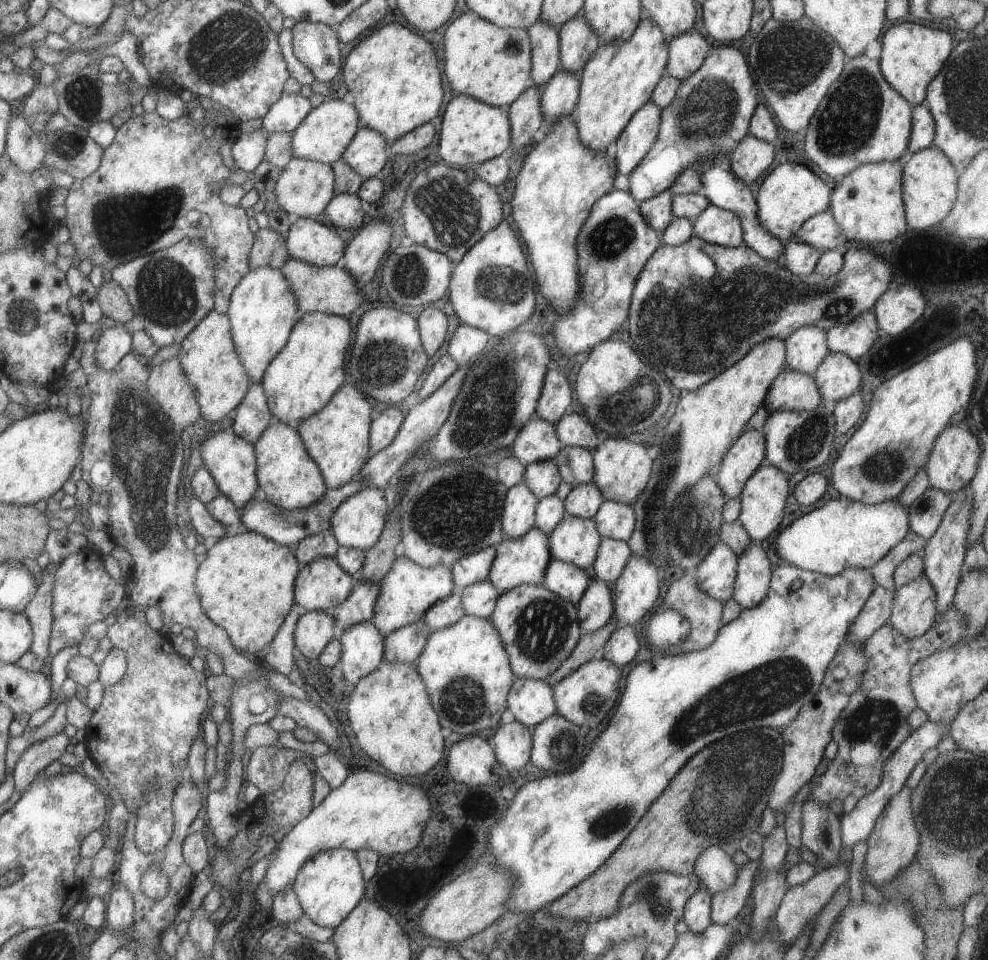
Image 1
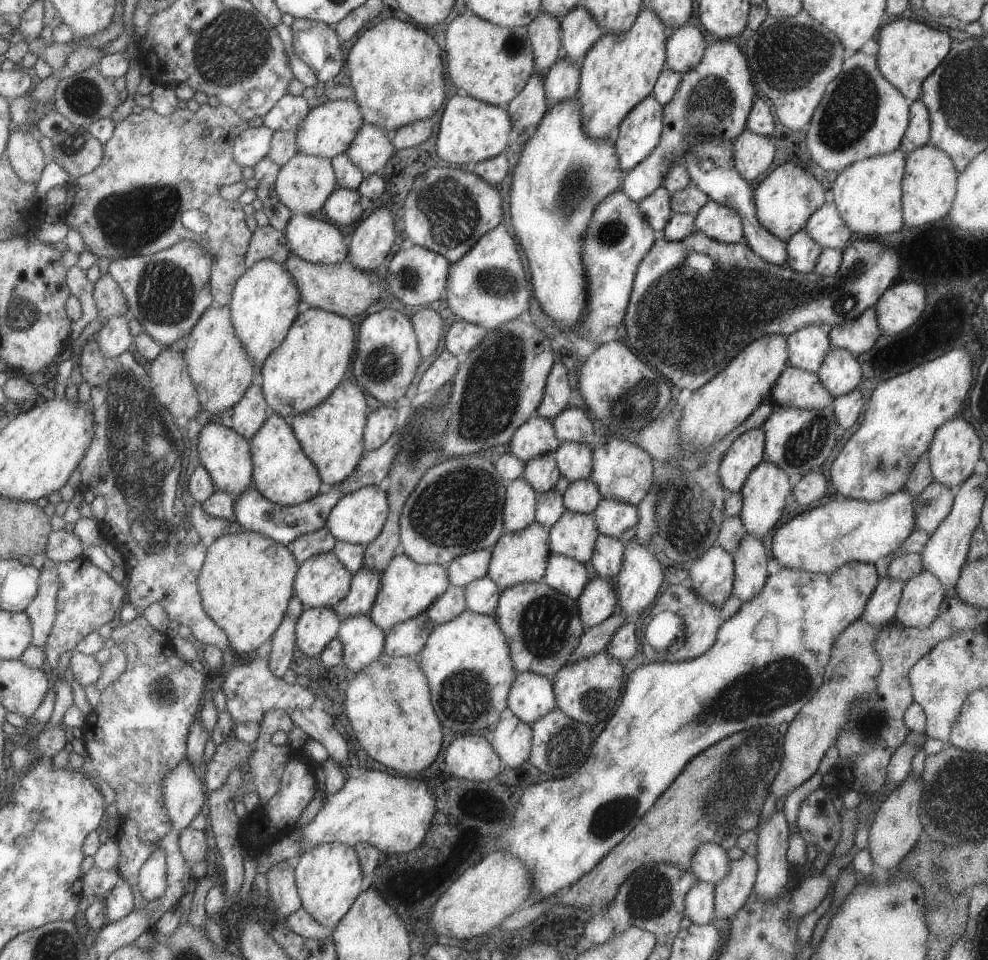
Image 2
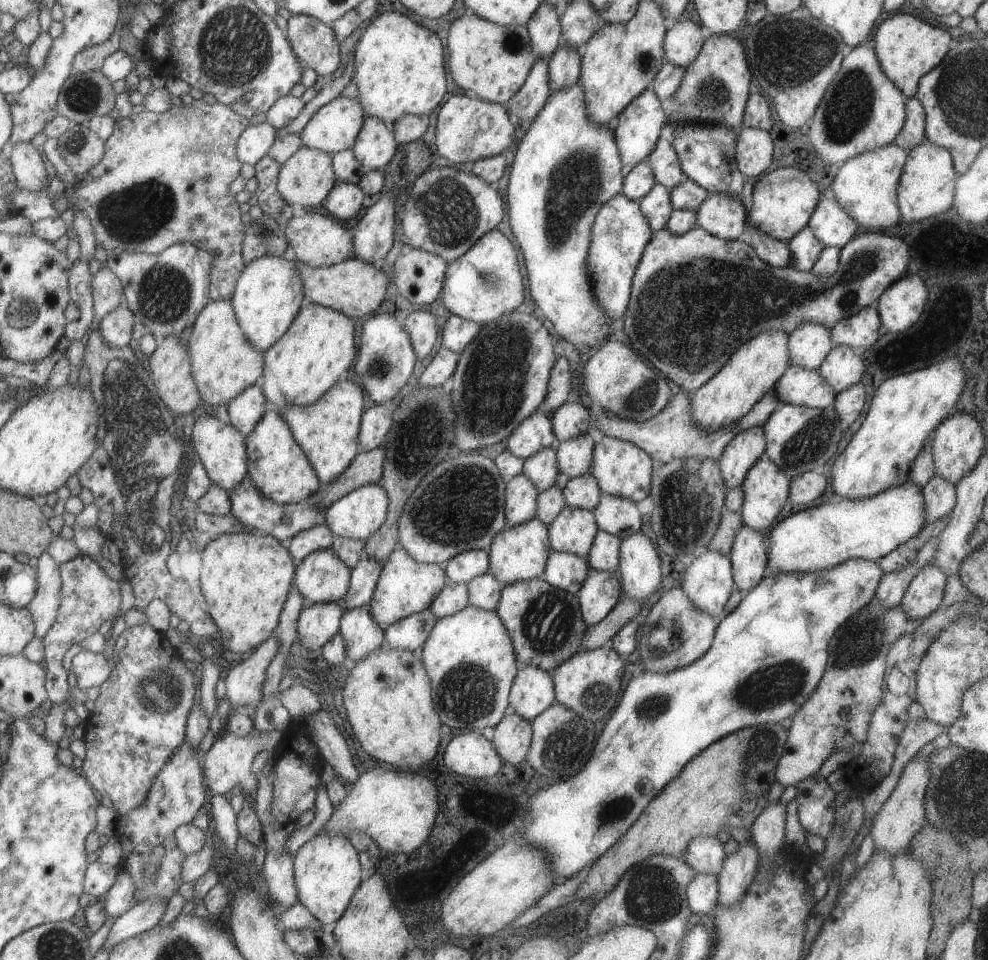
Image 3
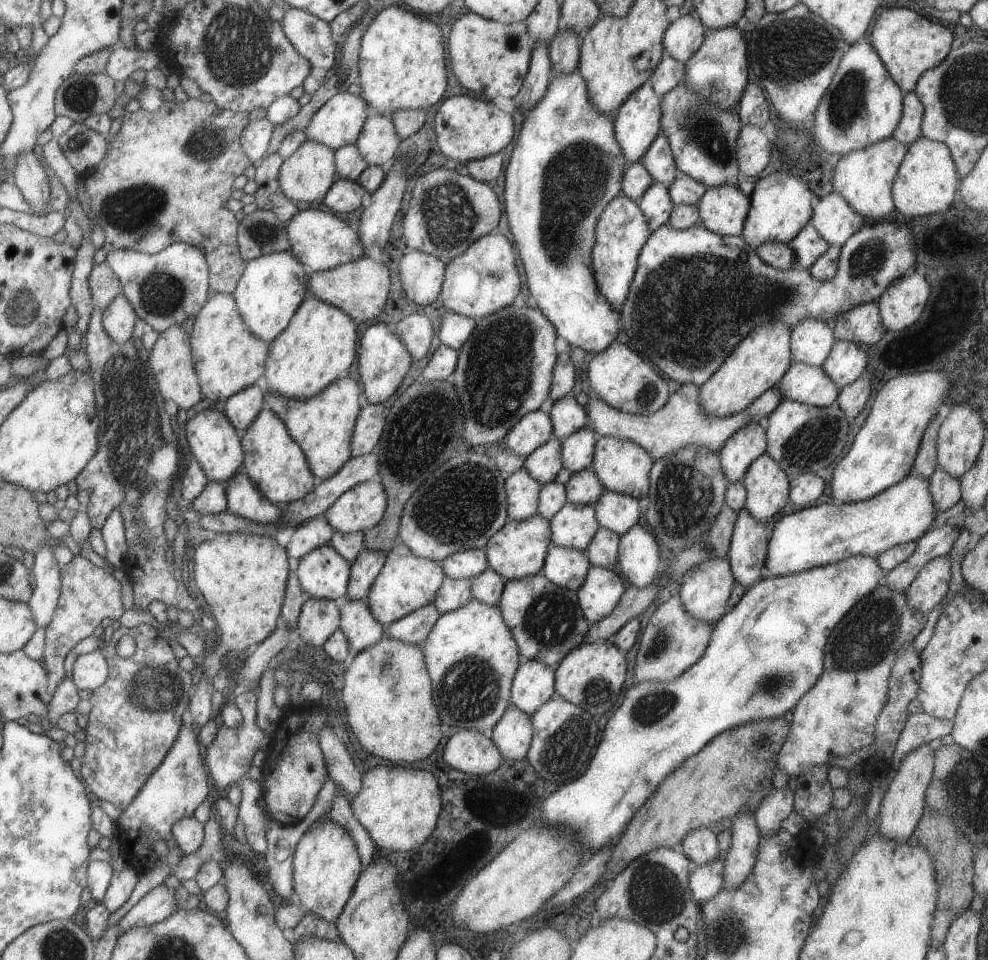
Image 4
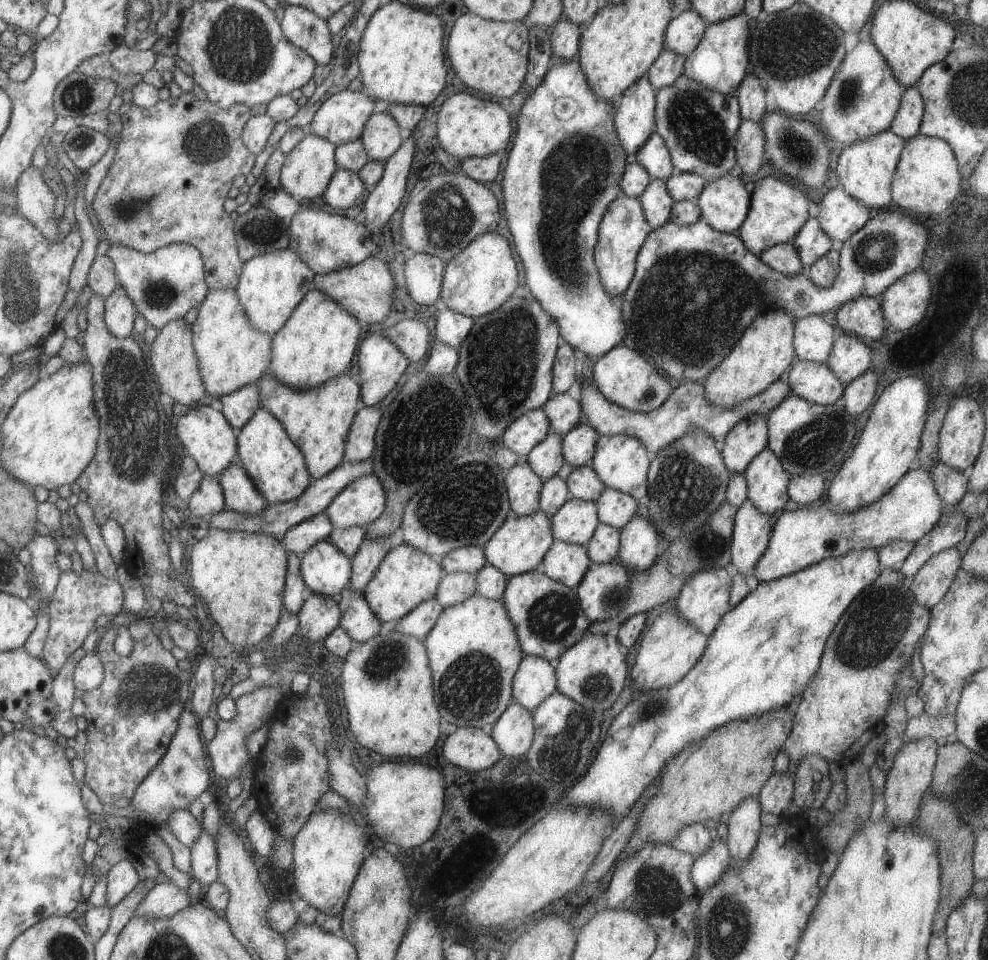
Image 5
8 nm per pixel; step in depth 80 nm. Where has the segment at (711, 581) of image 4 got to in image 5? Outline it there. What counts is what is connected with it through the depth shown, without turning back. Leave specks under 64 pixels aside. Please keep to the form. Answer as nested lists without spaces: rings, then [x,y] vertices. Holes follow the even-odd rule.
[[[724,568],[707,569],[687,577],[685,584],[676,596],[674,608],[678,614],[697,629],[702,635],[708,636],[715,630],[722,616],[729,611],[728,590],[731,582],[730,574]]]

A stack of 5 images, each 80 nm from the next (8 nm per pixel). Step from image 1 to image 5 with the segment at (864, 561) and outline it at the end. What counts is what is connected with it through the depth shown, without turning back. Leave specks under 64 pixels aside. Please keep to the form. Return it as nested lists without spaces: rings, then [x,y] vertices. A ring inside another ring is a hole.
[[[919,468],[907,471],[891,490],[888,490],[881,498],[866,507],[848,513],[837,514],[831,512],[830,504],[823,503],[818,508],[797,509],[794,511],[782,511],[773,518],[765,552],[756,560],[752,568],[752,575],[759,583],[781,578],[800,571],[802,568],[815,564],[826,558],[840,557],[851,549],[874,548],[877,550],[892,540],[916,543],[924,534],[927,534],[938,521],[943,509],[944,502],[935,492],[934,482],[930,471]]]

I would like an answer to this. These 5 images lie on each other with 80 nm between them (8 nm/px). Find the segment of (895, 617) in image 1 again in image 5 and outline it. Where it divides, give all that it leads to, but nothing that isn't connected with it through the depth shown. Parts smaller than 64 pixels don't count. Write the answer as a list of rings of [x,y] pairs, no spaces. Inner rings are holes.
[[[956,547],[946,548],[930,556],[917,569],[910,586],[917,604],[930,609],[941,600],[955,578],[961,559],[962,553]]]

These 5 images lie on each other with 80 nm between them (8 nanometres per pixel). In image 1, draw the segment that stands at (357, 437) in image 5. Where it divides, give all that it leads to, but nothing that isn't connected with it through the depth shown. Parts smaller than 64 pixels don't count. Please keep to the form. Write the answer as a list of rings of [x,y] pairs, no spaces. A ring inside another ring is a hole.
[[[389,406],[370,422],[368,447],[371,455],[390,443],[403,419],[404,416],[399,409]]]

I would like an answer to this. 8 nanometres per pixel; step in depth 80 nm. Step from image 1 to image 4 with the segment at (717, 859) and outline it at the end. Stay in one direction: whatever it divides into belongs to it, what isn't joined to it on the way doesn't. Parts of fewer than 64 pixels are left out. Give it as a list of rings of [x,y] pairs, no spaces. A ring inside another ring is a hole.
[[[707,827],[690,830],[681,839],[677,850],[696,865],[712,861],[720,852],[716,836]]]

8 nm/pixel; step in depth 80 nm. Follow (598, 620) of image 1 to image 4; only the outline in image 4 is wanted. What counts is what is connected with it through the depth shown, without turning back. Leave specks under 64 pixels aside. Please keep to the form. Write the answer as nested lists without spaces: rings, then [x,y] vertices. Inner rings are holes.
[[[590,565],[576,590],[579,608],[589,623],[605,618],[619,602],[627,585],[616,568]]]

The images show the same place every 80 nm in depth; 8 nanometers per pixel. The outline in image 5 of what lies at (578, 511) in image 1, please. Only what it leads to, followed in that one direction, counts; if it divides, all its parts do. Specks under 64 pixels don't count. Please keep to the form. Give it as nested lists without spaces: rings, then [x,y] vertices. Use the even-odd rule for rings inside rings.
[[[590,464],[573,467],[565,481],[571,498],[584,501],[595,502],[606,487]]]

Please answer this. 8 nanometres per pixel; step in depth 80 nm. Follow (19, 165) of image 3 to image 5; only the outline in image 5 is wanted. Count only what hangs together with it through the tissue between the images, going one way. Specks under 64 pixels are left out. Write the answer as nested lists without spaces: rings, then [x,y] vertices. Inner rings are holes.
[[[33,166],[27,167],[16,184],[17,210],[48,240],[60,243],[62,235],[57,229],[57,221],[53,213],[55,197],[47,186],[42,171]]]

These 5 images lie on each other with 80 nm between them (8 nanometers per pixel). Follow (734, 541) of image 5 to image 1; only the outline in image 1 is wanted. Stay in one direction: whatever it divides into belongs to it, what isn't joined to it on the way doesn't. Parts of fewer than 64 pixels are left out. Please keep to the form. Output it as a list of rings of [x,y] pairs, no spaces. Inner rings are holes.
[[[751,541],[736,558],[733,598],[742,610],[754,607],[765,595],[770,583],[769,560],[759,542]]]

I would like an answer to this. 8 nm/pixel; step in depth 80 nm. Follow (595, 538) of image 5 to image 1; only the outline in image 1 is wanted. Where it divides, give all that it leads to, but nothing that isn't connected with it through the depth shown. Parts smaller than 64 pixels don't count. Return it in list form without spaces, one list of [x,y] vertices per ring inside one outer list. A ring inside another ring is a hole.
[[[600,537],[592,562],[594,578],[606,582],[609,586],[613,585],[630,554],[629,545],[625,541]]]

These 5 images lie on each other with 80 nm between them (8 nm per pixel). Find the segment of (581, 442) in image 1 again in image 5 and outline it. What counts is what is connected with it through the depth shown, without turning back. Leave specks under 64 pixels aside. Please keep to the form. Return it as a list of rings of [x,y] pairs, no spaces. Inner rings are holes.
[[[567,393],[552,394],[544,402],[542,409],[549,421],[549,432],[559,436],[583,421],[580,404]]]

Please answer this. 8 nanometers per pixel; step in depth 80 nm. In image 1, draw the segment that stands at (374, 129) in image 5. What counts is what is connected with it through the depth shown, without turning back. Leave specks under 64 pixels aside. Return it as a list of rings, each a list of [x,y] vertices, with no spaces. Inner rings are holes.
[[[360,126],[345,147],[341,158],[362,180],[375,177],[390,154],[389,144],[372,128]]]

